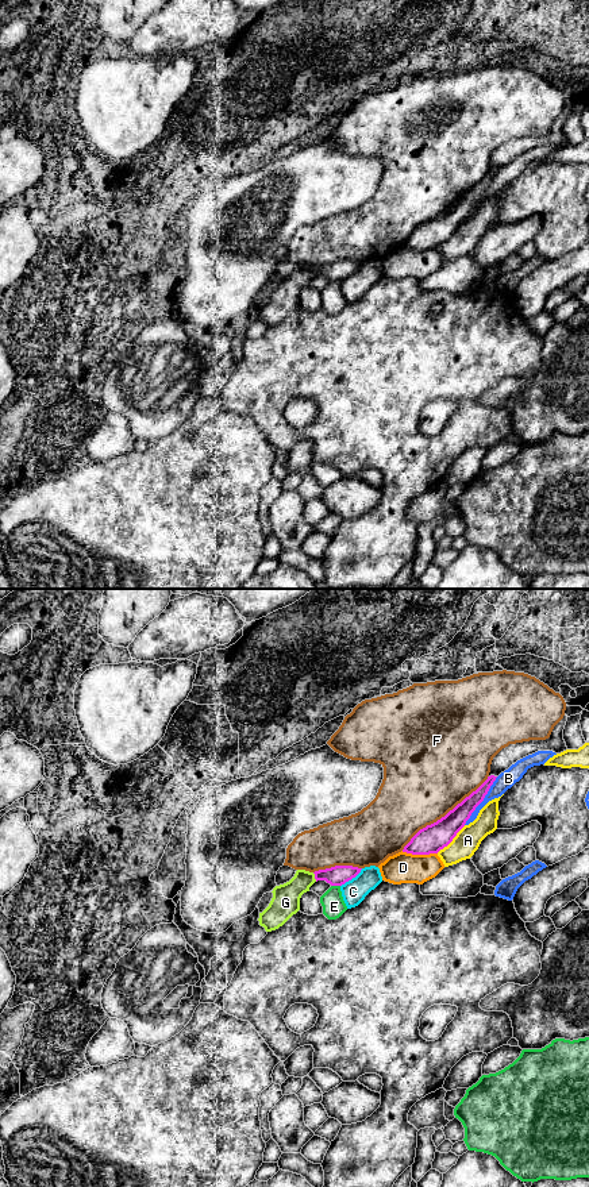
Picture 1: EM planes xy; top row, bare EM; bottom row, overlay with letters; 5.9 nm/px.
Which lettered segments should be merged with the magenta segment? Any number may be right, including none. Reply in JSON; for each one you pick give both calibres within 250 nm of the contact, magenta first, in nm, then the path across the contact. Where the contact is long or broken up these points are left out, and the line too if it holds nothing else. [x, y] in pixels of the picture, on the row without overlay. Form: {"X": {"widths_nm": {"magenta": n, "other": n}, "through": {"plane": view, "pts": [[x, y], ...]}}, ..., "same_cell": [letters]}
{"same_cell": []}

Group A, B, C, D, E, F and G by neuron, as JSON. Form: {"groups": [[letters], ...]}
{"groups": [["A"], ["B"], ["C"], ["D"], ["E"], ["F"], ["G"]]}

